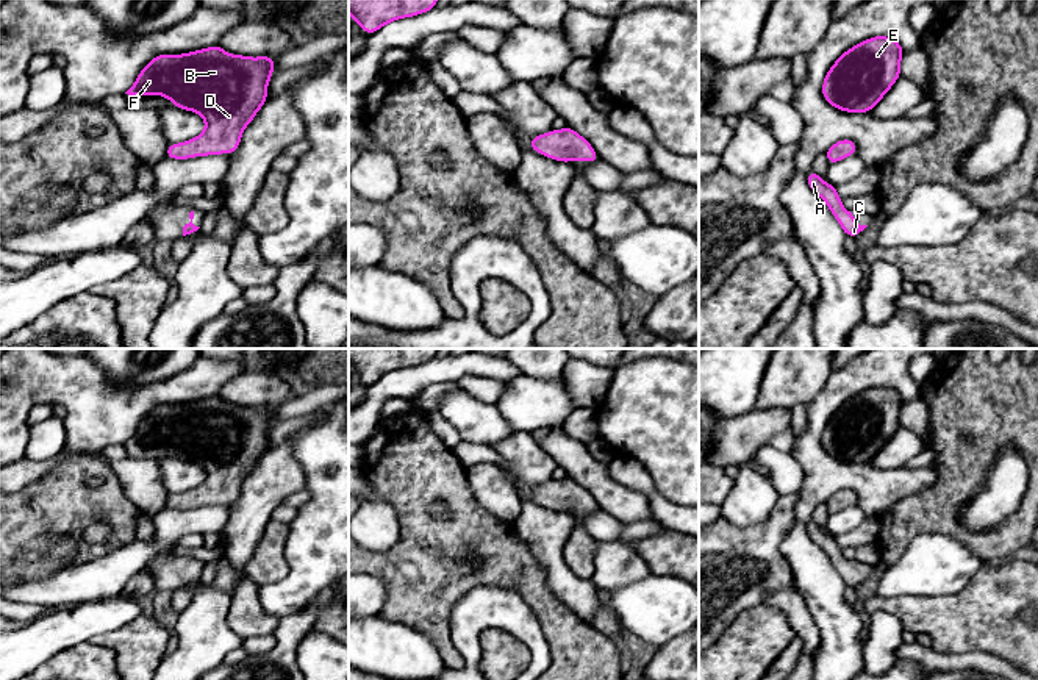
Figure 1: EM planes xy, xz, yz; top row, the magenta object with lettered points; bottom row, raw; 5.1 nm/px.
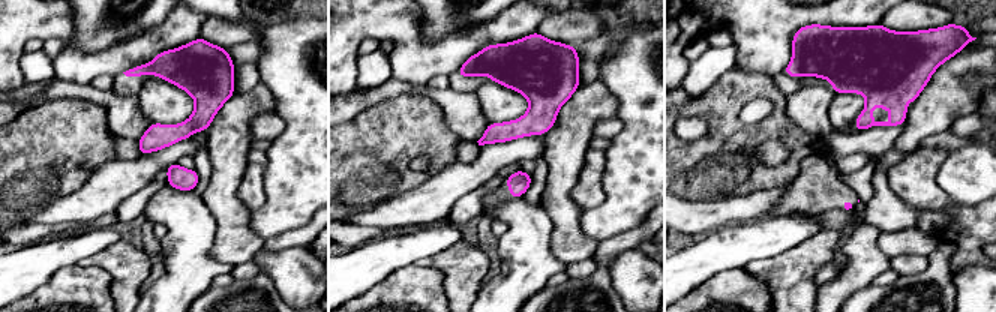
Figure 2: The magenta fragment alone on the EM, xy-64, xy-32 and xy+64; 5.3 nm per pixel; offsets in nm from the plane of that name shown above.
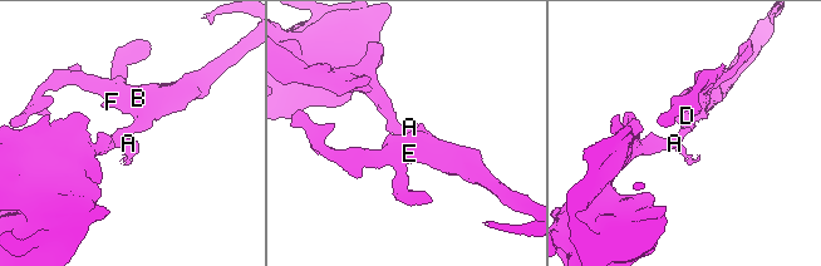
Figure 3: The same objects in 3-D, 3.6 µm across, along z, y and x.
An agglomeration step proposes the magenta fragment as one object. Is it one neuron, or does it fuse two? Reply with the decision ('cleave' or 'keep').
keep

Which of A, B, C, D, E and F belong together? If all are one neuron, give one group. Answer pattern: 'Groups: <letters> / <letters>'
Groups: A B C D E F

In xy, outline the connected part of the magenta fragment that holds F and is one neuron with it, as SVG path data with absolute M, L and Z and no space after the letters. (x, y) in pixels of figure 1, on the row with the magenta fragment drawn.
M219 45L183 55L158 55L139 72L128 95L158 95L170 98L175 108L199 113L205 130L194 139L169 144L166 156L188 159L225 153L231 155L241 144L244 128L267 100L267 83L274 75L275 56L241 56L227 53Z

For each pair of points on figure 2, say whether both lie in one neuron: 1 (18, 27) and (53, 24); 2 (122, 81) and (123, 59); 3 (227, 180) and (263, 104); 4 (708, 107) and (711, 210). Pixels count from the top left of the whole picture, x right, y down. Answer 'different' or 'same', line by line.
1: same
2: different
3: same
4: different

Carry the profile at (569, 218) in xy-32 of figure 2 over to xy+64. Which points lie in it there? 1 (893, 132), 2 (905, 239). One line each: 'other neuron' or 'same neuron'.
1: other neuron
2: same neuron

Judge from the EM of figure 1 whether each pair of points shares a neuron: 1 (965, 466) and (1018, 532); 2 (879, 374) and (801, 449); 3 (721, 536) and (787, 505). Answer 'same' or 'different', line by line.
1: same
2: same
3: same

